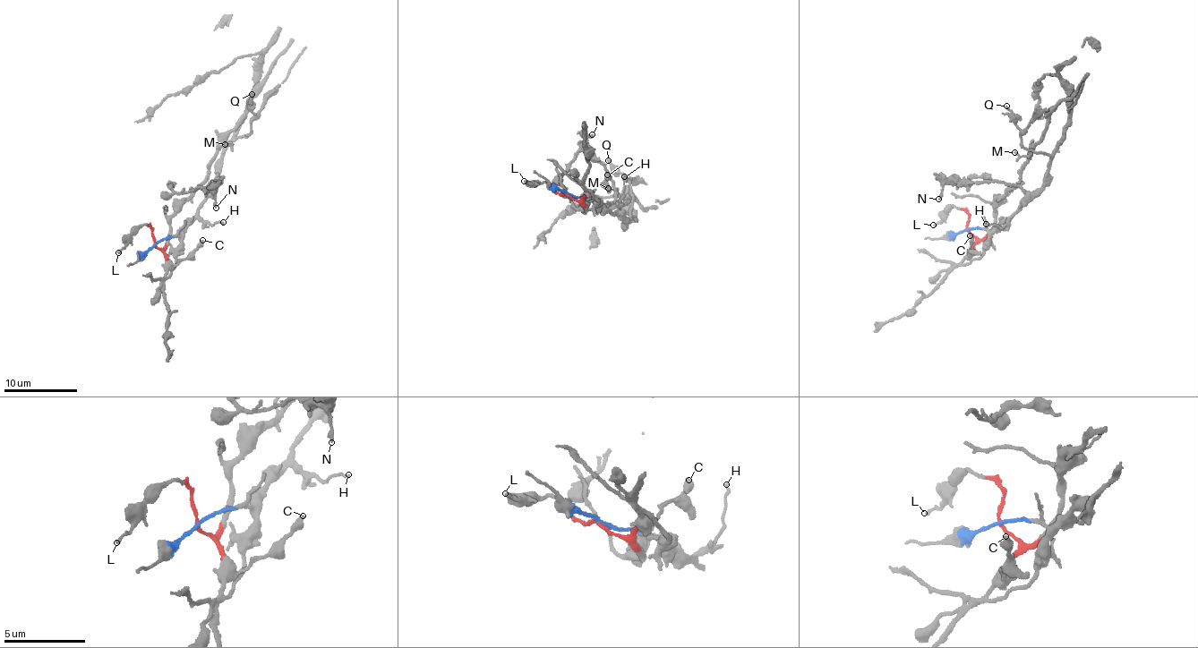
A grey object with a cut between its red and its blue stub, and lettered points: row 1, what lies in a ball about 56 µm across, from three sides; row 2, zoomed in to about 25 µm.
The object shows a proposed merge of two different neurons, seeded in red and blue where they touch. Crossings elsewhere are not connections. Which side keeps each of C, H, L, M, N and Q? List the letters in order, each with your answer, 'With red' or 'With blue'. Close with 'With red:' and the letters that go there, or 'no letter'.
C: With red
H: With blue
L: With red
M: With red
N: With blue
Q: With blue
With red: C, L, M

